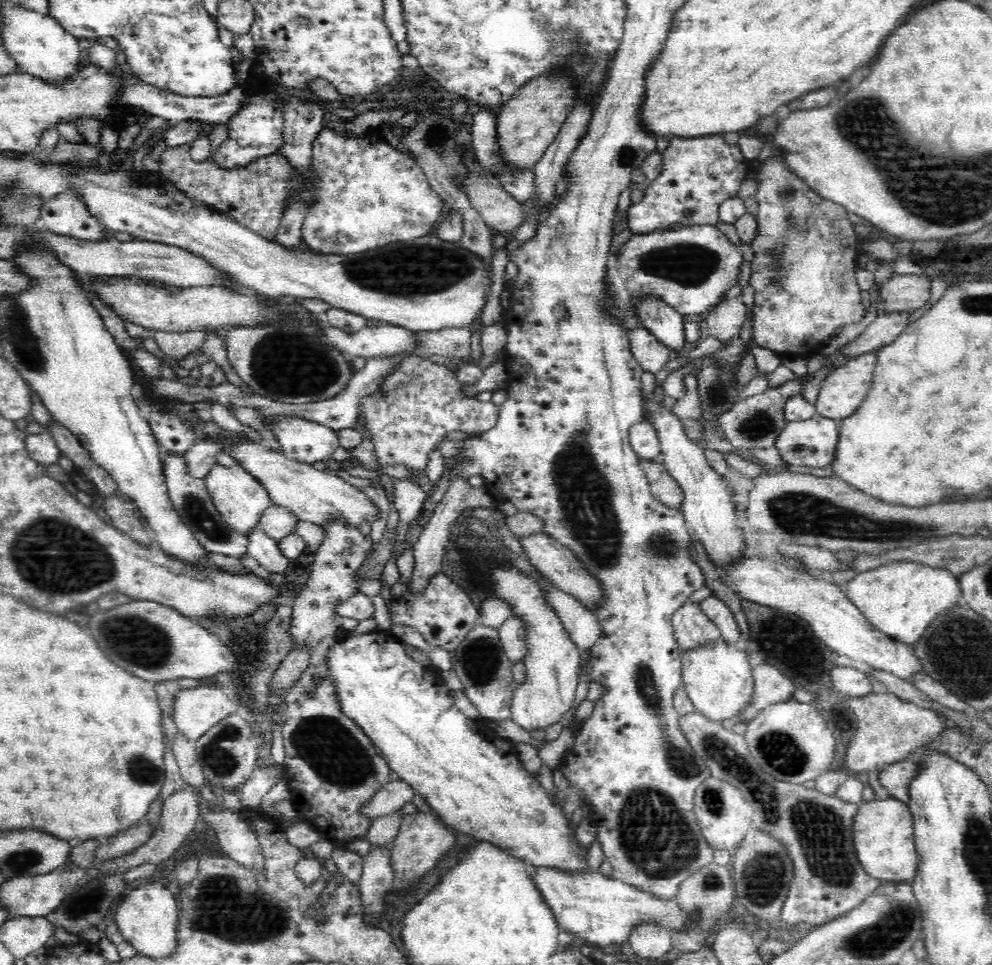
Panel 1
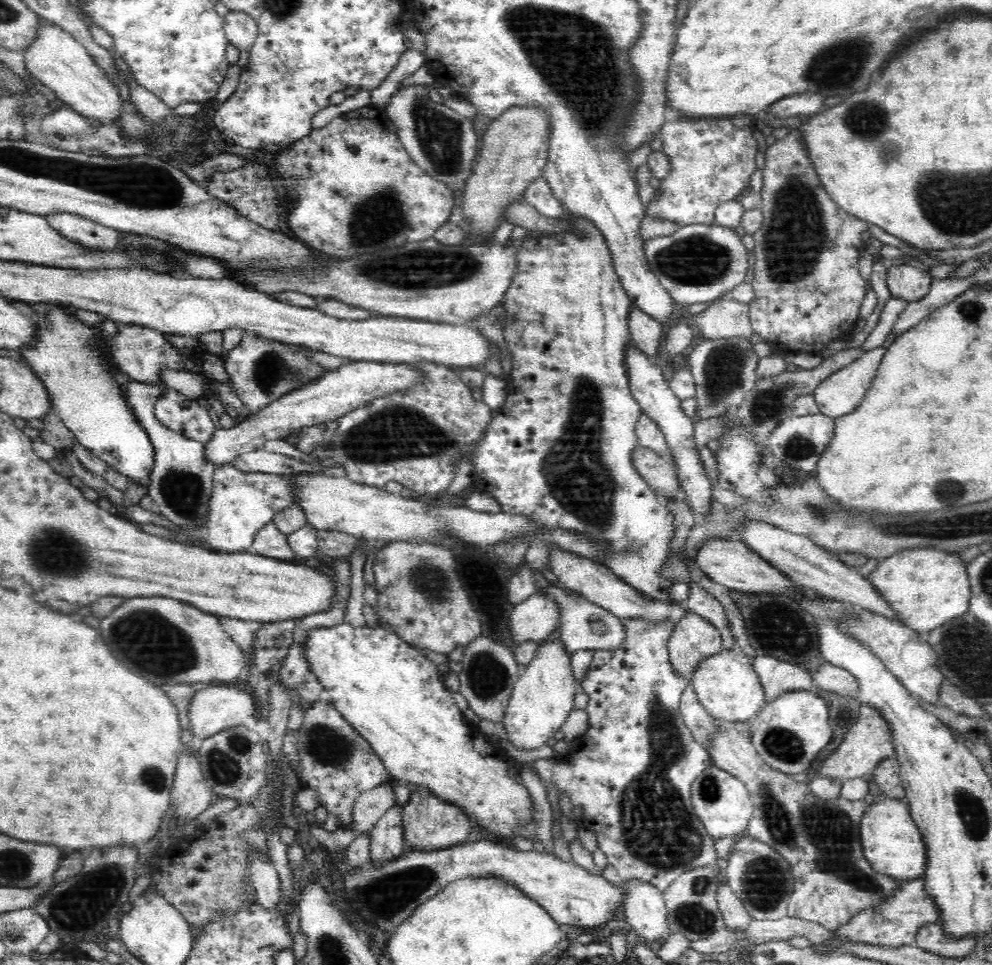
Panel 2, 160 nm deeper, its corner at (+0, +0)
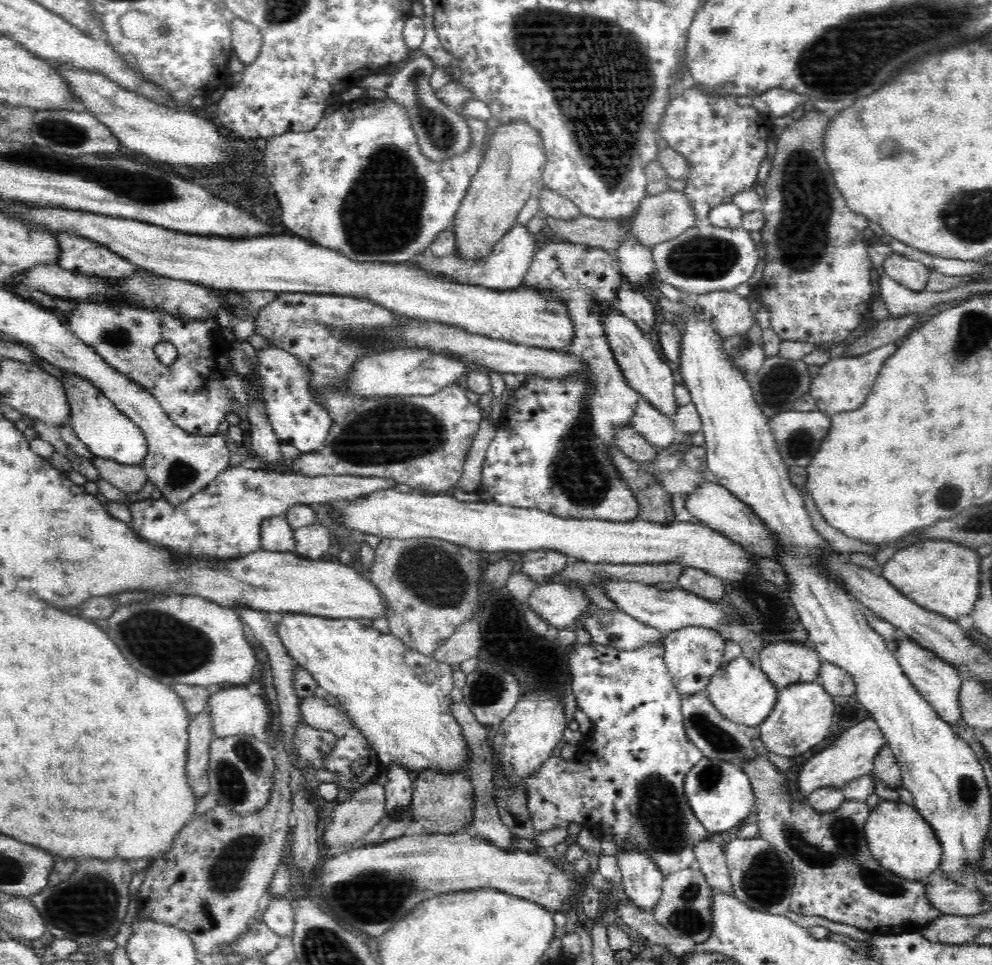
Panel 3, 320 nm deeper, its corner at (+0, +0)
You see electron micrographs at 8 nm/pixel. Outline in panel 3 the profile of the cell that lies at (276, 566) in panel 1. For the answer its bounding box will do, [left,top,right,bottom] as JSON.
[261,514,294,552]

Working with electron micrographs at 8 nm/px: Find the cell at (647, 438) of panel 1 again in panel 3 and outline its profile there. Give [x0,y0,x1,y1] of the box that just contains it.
[632,400,679,449]

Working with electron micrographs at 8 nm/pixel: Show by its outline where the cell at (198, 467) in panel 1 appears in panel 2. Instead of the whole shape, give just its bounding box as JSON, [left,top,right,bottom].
[204,361,416,467]

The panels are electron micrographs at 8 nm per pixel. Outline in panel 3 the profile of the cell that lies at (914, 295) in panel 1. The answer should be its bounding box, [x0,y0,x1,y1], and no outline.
[883,254,928,291]

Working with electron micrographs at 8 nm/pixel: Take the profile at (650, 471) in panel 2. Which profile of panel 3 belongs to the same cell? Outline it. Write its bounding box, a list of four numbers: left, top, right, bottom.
[616,428,659,464]

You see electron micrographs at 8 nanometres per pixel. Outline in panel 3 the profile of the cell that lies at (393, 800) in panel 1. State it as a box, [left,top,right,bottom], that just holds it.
[322,782,385,852]

